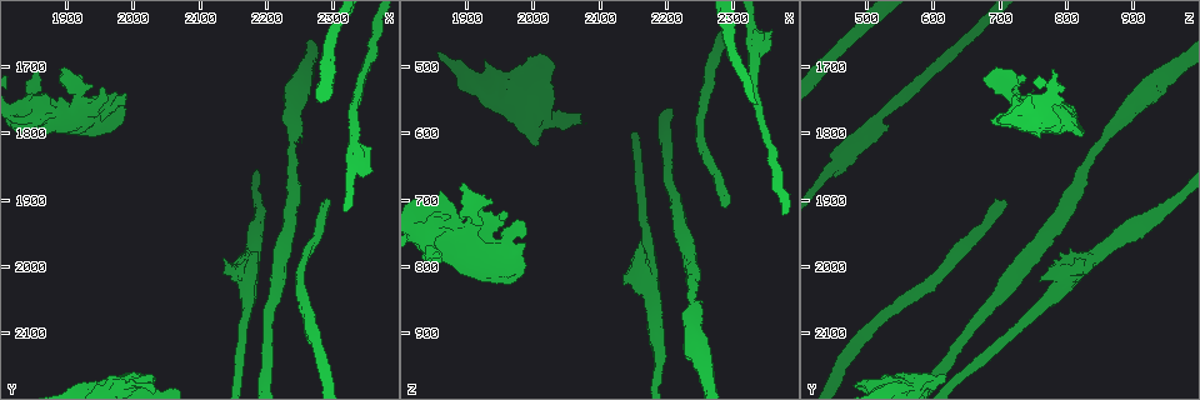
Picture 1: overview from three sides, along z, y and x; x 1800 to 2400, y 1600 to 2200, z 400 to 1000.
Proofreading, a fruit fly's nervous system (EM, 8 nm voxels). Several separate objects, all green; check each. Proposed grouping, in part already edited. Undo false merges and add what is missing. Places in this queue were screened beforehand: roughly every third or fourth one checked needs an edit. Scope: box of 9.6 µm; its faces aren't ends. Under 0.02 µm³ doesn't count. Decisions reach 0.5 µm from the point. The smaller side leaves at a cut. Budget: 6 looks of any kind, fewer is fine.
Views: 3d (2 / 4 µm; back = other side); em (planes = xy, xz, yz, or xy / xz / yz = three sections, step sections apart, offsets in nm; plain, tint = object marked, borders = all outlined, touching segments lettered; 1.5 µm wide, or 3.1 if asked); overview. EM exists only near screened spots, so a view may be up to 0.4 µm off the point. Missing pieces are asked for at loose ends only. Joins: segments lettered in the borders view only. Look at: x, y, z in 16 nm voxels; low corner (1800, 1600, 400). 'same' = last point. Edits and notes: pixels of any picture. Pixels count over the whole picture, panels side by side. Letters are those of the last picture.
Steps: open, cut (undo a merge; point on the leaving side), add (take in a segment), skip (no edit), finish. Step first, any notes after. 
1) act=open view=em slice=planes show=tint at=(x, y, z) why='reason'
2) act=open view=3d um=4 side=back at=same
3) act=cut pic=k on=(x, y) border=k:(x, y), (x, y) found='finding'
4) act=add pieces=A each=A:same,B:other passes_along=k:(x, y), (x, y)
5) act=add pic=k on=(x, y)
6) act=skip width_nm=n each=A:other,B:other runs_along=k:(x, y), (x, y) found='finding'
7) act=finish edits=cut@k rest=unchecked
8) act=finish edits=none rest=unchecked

act=open view=em slice=planes show=tint at=(2285, 1905, 710) why='long arm stops here'

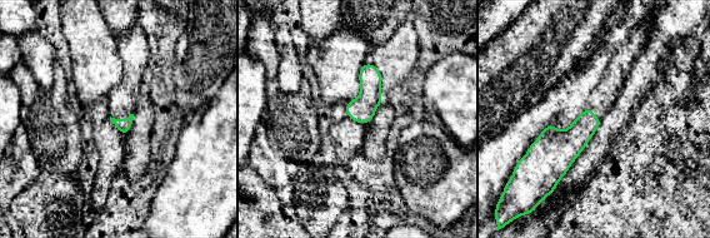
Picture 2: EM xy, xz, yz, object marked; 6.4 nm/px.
act=open view=em slice=planes show=borders at=same why='see the neighbours'

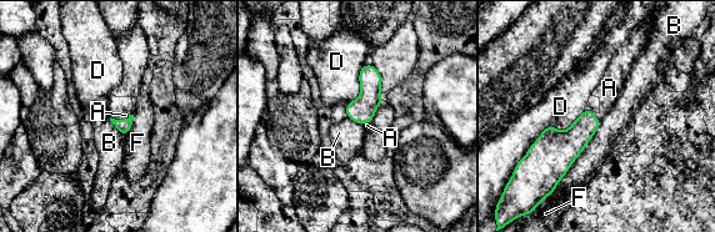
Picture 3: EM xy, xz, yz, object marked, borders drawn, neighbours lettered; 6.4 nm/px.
act=add pieces=A each=A:same,B:other,D:other,F:other passes_along=3:(124, 126), (121, 120), (125, 115) found='it goes on there'

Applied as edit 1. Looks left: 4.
act=open view=overview why='see it whole again'

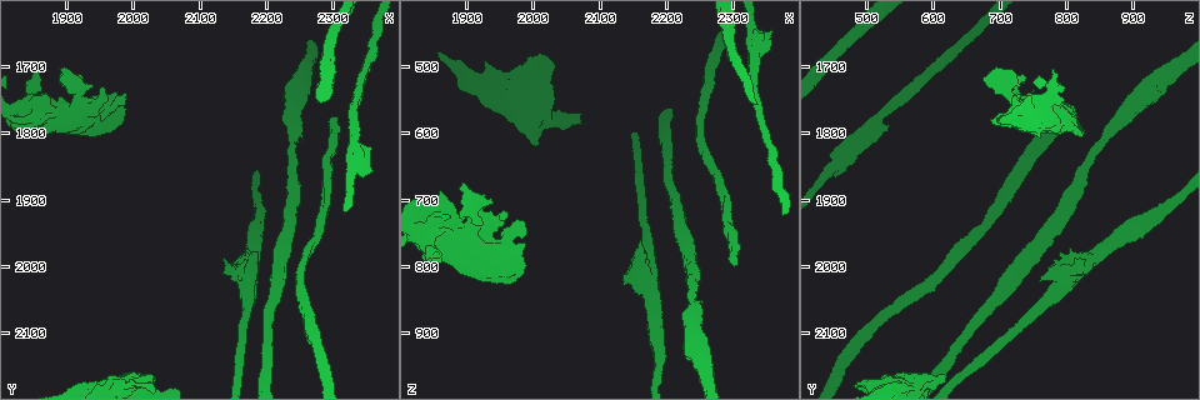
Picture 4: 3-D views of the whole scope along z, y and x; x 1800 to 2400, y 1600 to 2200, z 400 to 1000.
act=open view=em slice=planes show=plain at=(2175, 2005, 815) why='arms part here'

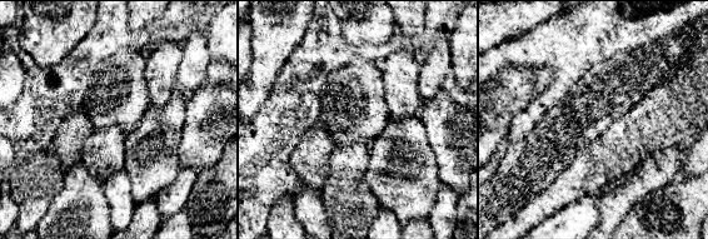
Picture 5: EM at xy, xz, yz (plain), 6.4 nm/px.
act=open view=em slice=planes show=borders at=same why='see the neighbours'

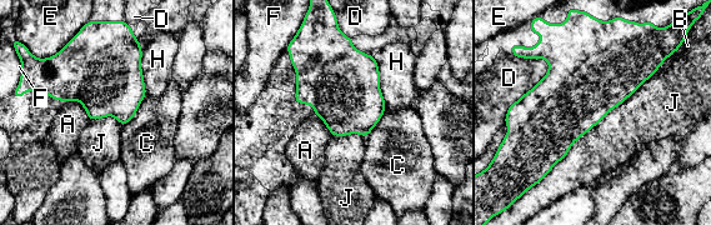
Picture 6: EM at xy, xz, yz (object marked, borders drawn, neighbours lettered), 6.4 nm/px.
act=skip each=A:other,B:other,C:other,D:other,E:other,F:other,H:other,J:other border=6:(374, 56), (386, 108) found='all the same cell'

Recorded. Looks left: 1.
act=finish edits=add@3 rest=unchecked

